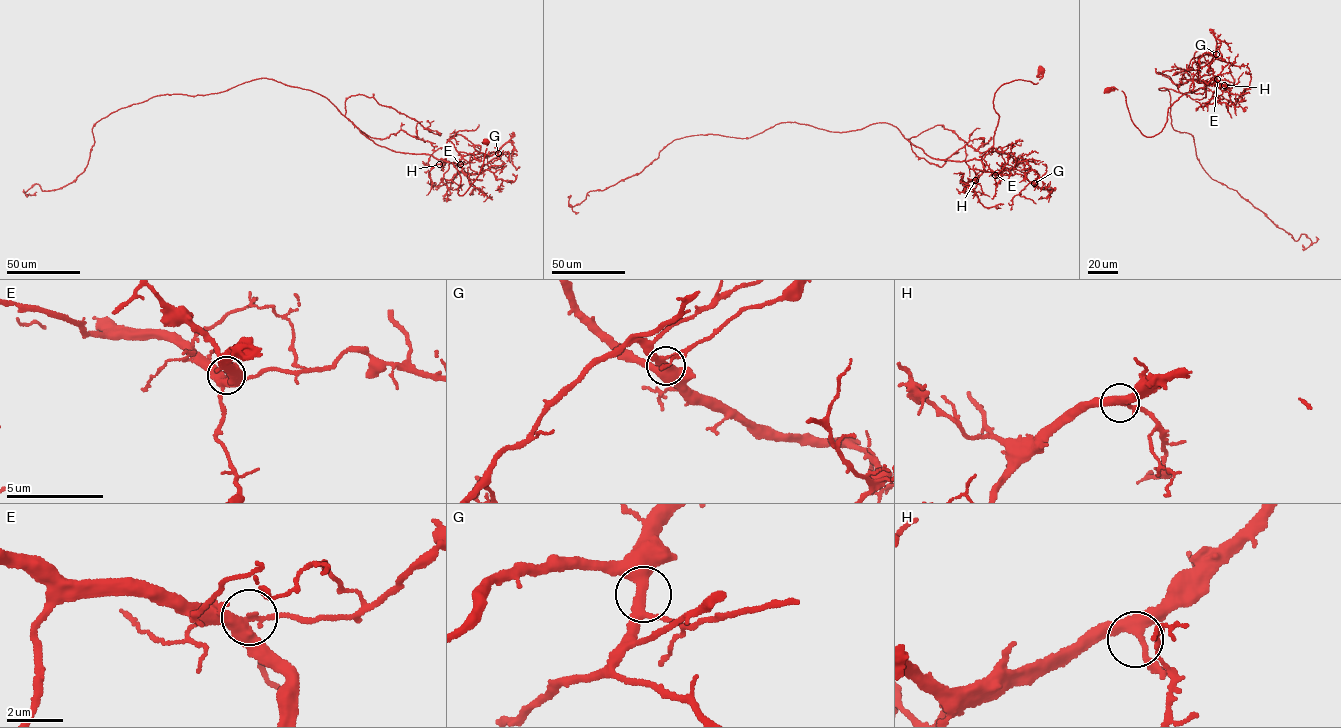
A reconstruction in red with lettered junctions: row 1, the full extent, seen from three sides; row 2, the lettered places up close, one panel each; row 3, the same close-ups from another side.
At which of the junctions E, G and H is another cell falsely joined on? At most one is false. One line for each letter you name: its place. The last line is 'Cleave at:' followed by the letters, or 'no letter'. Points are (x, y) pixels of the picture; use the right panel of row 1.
E: at (1217, 79)
Cleave at: E

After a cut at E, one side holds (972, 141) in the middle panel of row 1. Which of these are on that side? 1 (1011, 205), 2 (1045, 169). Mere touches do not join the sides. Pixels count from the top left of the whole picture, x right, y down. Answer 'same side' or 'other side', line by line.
1: other side
2: other side

